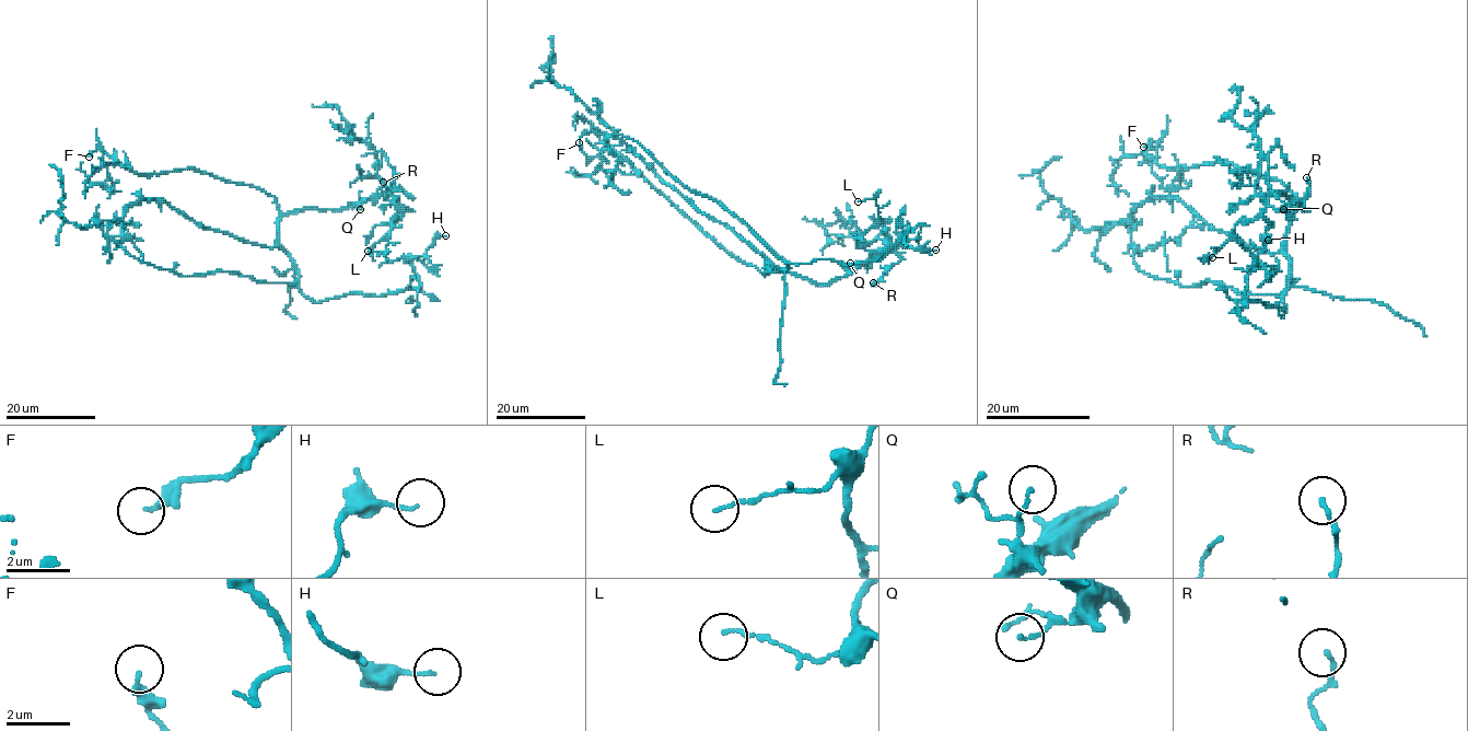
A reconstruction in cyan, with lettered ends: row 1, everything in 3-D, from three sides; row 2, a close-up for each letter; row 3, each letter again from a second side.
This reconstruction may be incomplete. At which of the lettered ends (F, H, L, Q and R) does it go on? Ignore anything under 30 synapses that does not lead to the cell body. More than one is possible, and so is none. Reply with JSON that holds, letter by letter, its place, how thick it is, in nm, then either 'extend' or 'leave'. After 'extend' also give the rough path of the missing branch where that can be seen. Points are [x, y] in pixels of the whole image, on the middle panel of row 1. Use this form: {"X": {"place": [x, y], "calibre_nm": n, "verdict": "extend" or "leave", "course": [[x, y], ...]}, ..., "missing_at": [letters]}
{"F": {"place": [579, 142], "calibre_nm": 240, "verdict": "leave"}, "H": {"place": [935, 250], "calibre_nm": 90, "verdict": "leave"}, "L": {"place": [858, 201], "calibre_nm": 120, "verdict": "leave"}, "Q": {"place": [850, 263], "calibre_nm": 90, "verdict": "leave"}, "R": {"place": [873, 282], "calibre_nm": 110, "verdict": "leave"}, "missing_at": []}

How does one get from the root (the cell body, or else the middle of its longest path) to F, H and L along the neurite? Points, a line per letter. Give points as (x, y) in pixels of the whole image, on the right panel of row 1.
F: (1276, 252), (1296, 202), (1281, 181), (1223, 161), (1166, 167), (1148, 153), (1160, 139), (1143, 147)
H: (1276, 252), (1290, 263), (1283, 317), (1285, 305), (1246, 297), (1268, 240)
L: (1276, 252), (1292, 213), (1309, 208), (1271, 192), (1265, 209), (1254, 220), (1242, 220), (1207, 258), (1212, 257)

